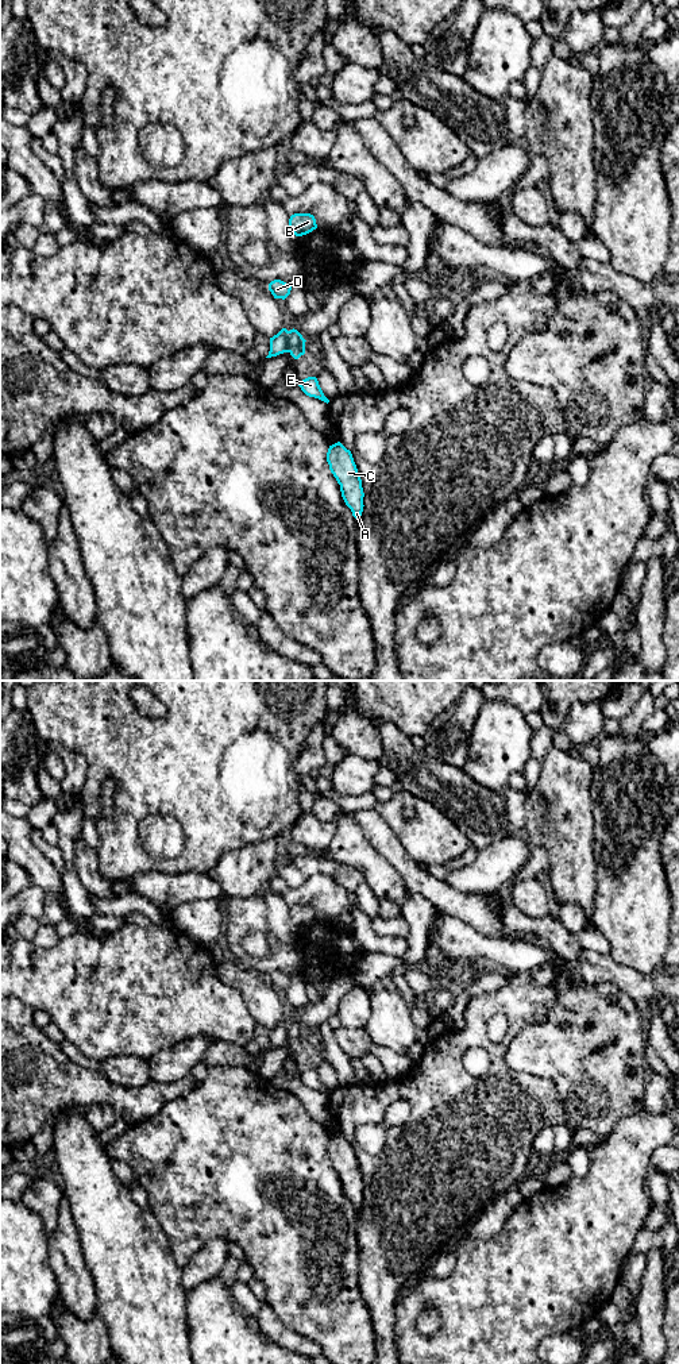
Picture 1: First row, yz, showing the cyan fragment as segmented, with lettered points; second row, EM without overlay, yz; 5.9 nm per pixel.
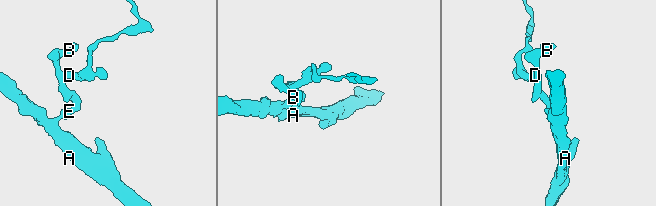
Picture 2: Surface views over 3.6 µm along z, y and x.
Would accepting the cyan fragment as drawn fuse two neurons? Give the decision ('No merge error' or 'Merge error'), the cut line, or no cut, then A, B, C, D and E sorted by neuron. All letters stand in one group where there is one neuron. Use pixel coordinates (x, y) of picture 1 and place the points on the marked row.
Merge error. Split along yz (289, 331), (289, 349), (286, 351). Groups: A C E / B D

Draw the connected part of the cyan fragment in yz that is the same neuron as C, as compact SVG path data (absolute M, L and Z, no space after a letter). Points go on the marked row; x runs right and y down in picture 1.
M337 442L329 446L327 462L331 473L340 485L342 497L346 505L351 509L352 516L359 520L364 506L364 493L351 451Z

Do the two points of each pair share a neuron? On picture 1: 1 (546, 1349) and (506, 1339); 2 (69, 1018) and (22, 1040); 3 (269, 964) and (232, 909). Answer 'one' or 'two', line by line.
1: two
2: two
3: one

